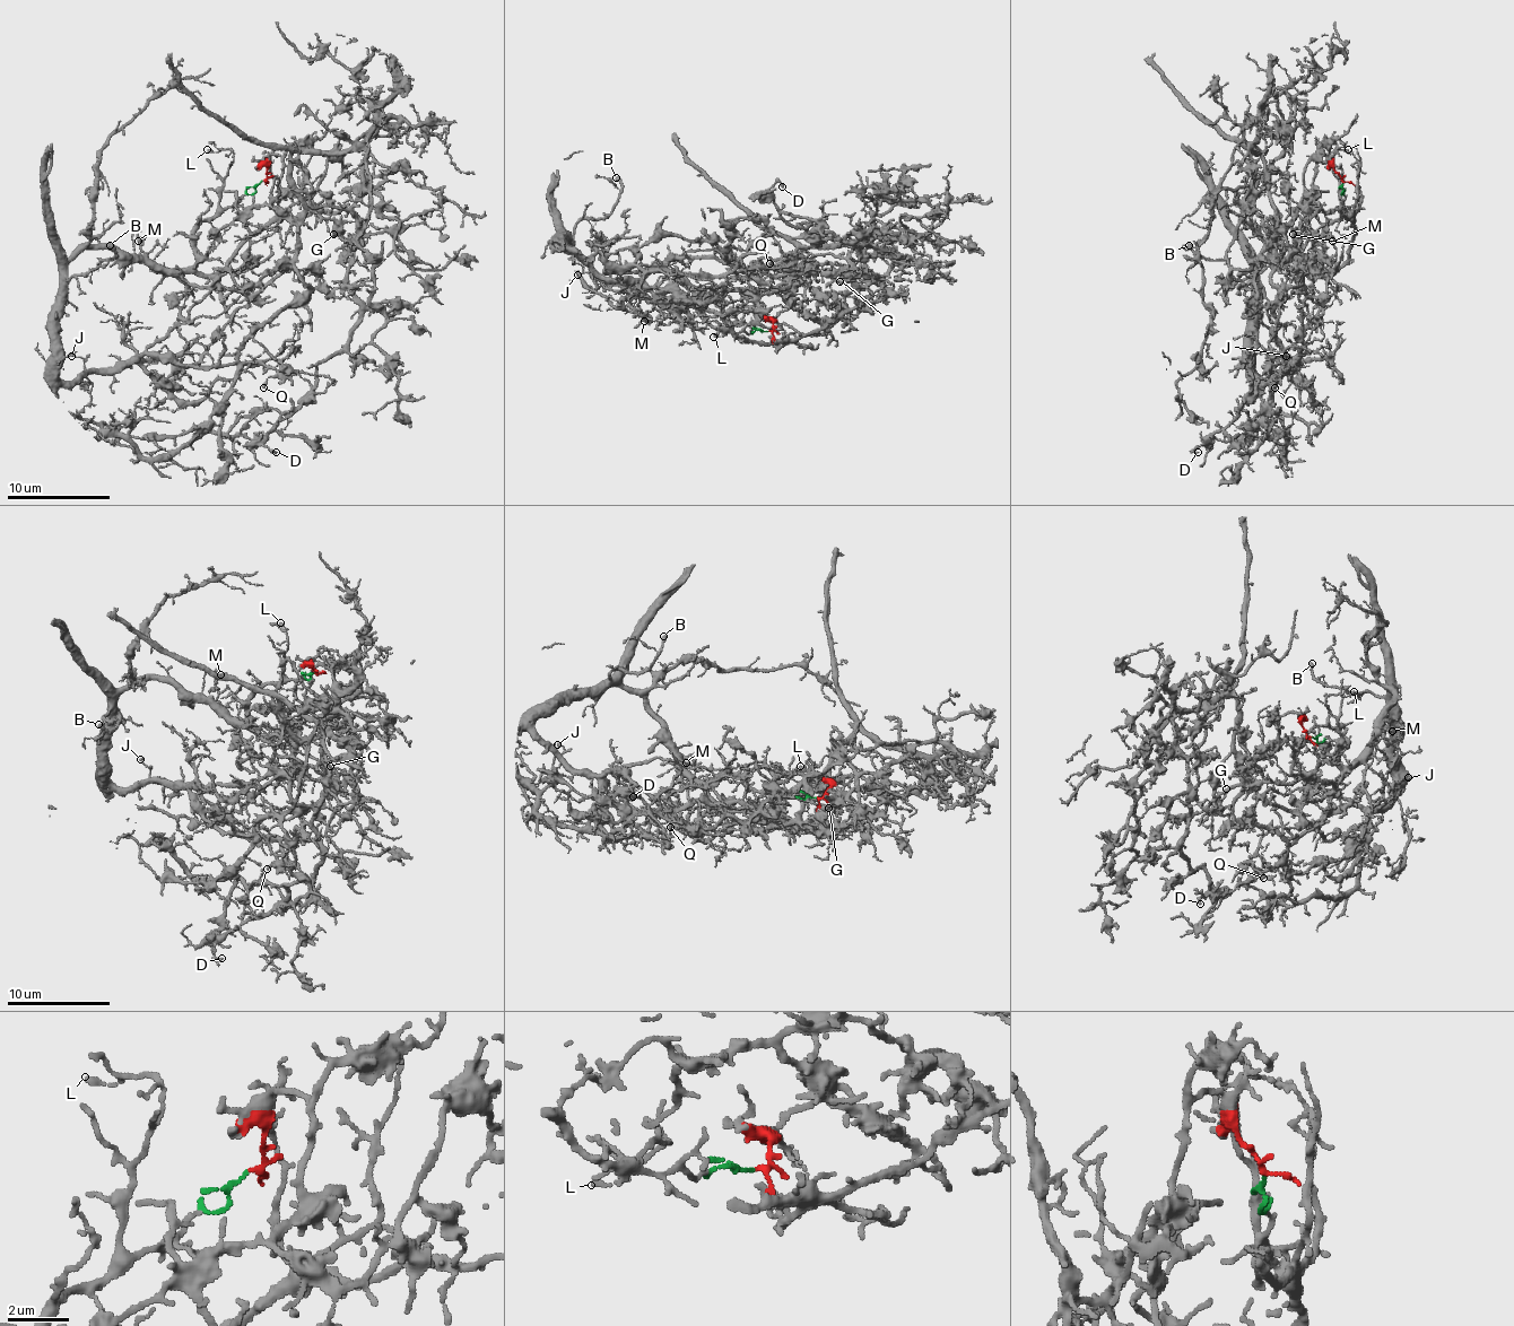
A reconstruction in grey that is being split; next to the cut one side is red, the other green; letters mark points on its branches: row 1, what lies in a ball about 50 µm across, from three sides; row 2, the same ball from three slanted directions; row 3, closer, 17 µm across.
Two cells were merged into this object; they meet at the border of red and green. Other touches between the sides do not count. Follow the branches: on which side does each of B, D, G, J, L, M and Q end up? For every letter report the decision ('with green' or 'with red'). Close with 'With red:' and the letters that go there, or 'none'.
B: with green
D: with red
G: with red
J: with green
L: with green
M: with green
Q: with red
With red: D, G, Q

